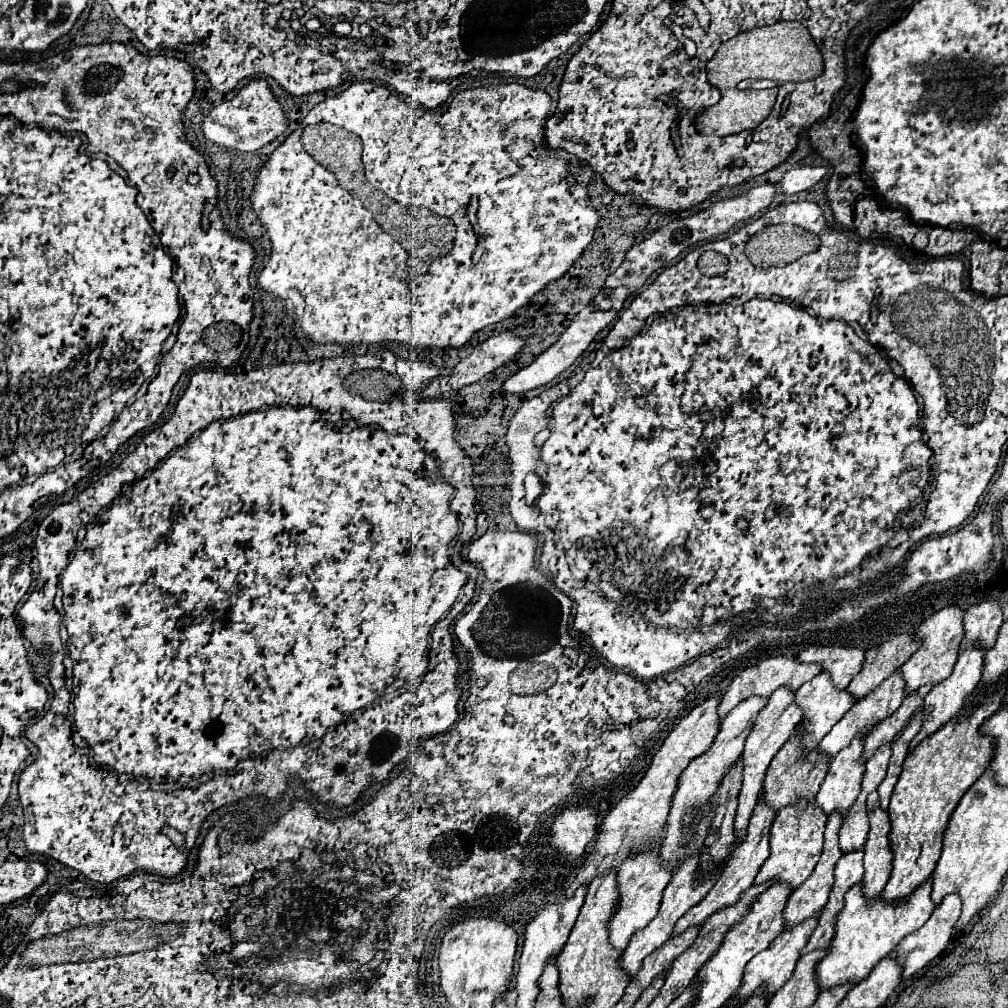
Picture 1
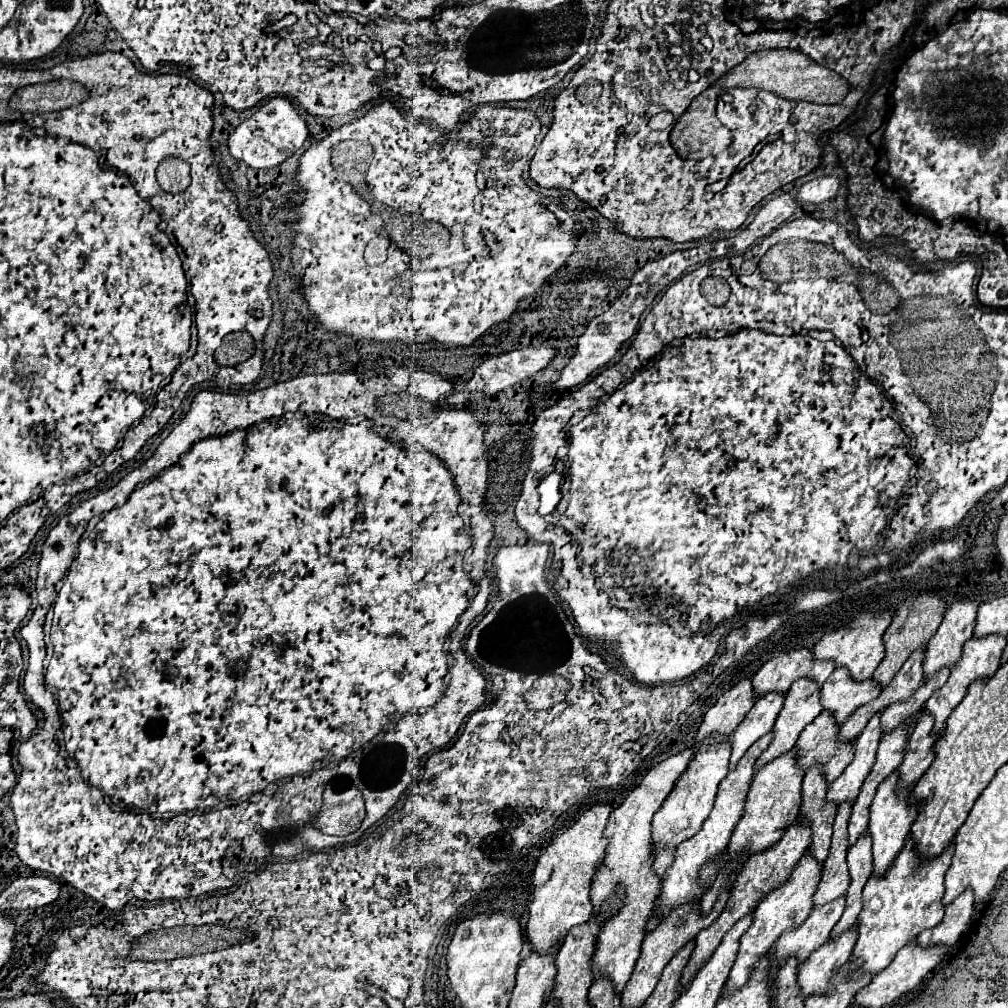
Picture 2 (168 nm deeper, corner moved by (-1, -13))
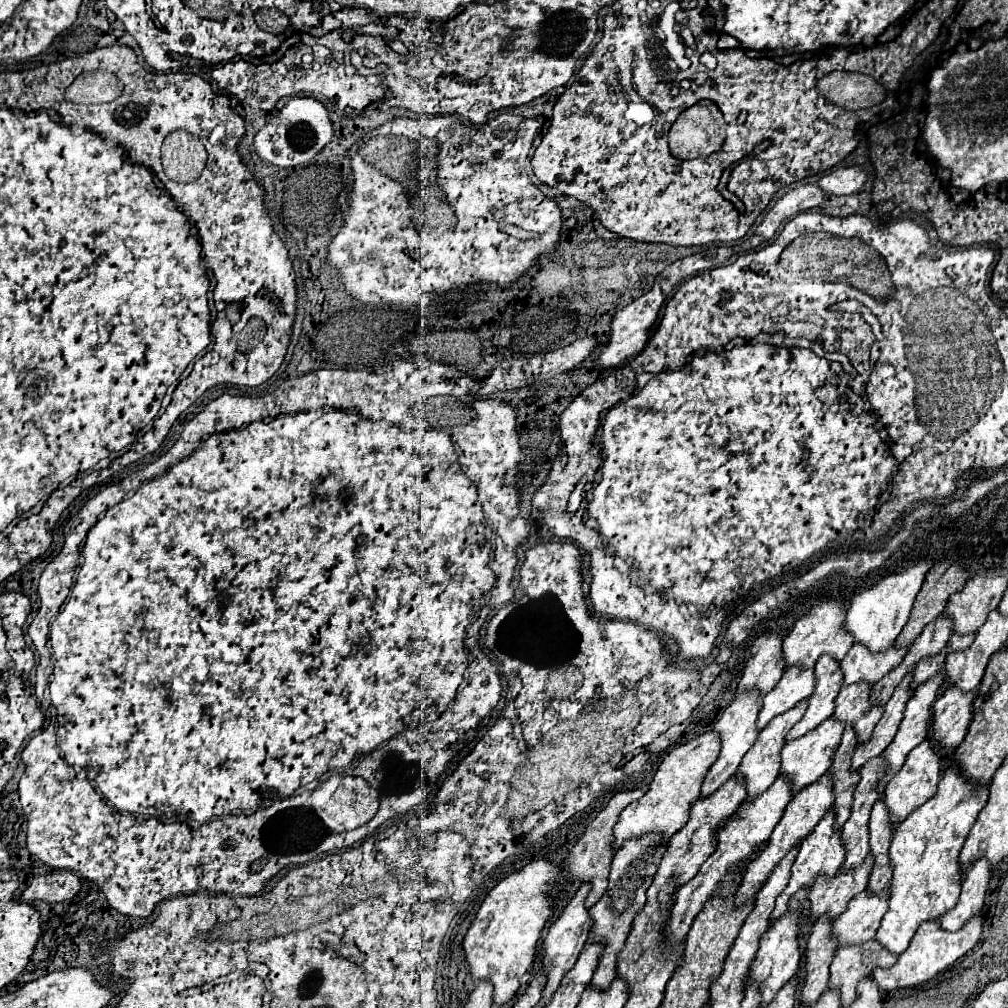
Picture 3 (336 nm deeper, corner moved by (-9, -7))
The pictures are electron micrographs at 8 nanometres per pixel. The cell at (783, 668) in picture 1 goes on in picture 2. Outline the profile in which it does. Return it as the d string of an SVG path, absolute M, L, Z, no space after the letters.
M799 646L769 658L753 676L753 688L757 694L767 694L773 690L787 692L799 678L813 678L817 684L823 684L833 670L835 664L831 664L831 660L815 660L811 648Z

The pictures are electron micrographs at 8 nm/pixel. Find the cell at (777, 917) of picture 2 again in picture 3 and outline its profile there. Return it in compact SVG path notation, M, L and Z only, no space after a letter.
M827 812L825 818L815 826L815 830L801 842L799 854L791 868L791 880L789 880L787 888L775 900L775 910L769 916L769 924L773 924L775 920L779 920L781 916L785 916L789 912L789 902L795 892L799 892L801 888L811 888L819 876L833 878L839 872L839 868L843 864L843 846L839 846L839 830L833 830L833 822L835 822L835 814Z

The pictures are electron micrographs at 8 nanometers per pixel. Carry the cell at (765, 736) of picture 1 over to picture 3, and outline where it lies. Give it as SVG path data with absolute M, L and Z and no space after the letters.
M823 656L815 664L815 690L807 698L807 710L805 716L795 724L789 734L785 736L785 742L791 742L795 738L805 736L807 732L815 730L821 722L825 722L835 708L835 698L841 690L843 672L839 670L839 664L831 656Z

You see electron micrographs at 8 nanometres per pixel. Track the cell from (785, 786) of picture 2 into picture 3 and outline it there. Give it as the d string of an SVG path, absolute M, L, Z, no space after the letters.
M829 718L823 724L819 724L815 730L801 736L799 740L793 740L791 744L785 744L785 748L781 750L779 774L783 778L787 778L787 782L791 784L791 794L793 796L799 790L803 790L805 786L817 782L827 772L827 766L831 764L831 754L835 752L835 746L839 746L843 730L845 730L845 726L841 722L835 722L833 718Z

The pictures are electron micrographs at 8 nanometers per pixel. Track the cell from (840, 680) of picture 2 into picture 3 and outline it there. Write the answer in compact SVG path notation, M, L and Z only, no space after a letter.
M853 644L853 648L839 664L843 670L843 684L851 686L857 682L867 682L873 686L885 674L895 670L905 654L907 650L895 650L895 648L885 650L883 654L867 654L863 646Z

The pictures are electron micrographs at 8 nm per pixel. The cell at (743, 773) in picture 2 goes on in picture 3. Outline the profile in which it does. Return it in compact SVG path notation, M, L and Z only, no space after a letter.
M805 702L797 704L795 708L791 708L789 712L781 714L781 716L773 718L773 720L759 732L757 742L747 750L745 758L741 760L741 764L739 764L739 768L737 768L737 774L743 778L745 788L747 788L747 798L745 798L745 802L749 802L749 800L757 798L759 794L763 794L763 790L767 790L767 788L777 780L777 776L779 776L779 752L781 752L781 748L785 746L785 734L793 728L795 722L801 720L803 714L805 714Z

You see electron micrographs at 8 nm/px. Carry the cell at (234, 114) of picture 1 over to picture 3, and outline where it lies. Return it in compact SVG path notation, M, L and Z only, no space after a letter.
M293 96L257 134L253 140L261 160L275 166L297 166L309 162L333 136L333 126L325 106L309 96Z

